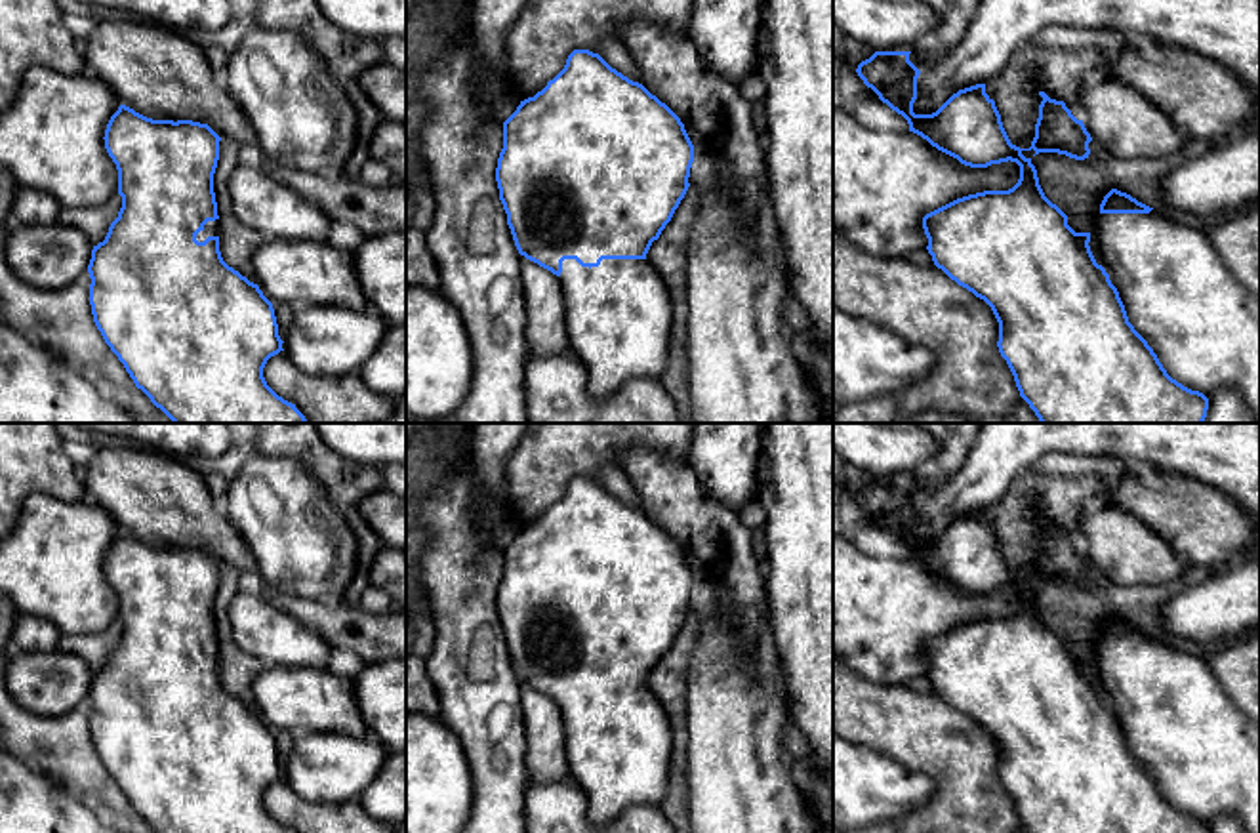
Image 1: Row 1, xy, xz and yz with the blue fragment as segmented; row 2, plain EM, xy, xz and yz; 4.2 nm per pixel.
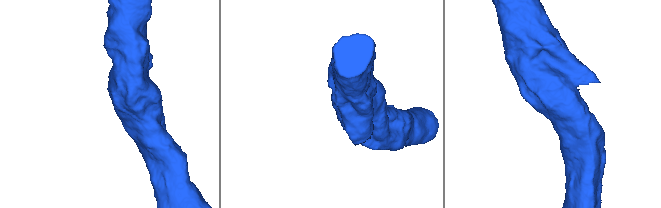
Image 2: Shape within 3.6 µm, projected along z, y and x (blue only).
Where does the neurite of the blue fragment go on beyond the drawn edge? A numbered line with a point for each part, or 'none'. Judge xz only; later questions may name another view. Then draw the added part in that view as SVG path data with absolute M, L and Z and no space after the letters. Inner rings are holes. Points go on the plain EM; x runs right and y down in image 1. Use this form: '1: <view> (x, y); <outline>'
1: xz (618, 742); M602 686L599 694L562 688L564 751L572 782L587 801L587 818L602 827L633 804L660 808L667 789L673 732L661 703L646 686Z

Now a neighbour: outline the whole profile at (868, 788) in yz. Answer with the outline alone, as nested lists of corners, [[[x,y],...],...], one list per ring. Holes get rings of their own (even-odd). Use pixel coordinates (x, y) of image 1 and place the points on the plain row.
[[[833,734],[833,831],[896,823],[934,793],[932,780]]]

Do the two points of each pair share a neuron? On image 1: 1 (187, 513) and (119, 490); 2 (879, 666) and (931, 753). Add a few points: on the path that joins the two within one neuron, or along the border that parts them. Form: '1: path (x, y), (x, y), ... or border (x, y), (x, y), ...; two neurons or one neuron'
1: path (170, 506), (136, 490); one neuron
2: border (853, 670), (872, 681), (904, 685); two neurons

